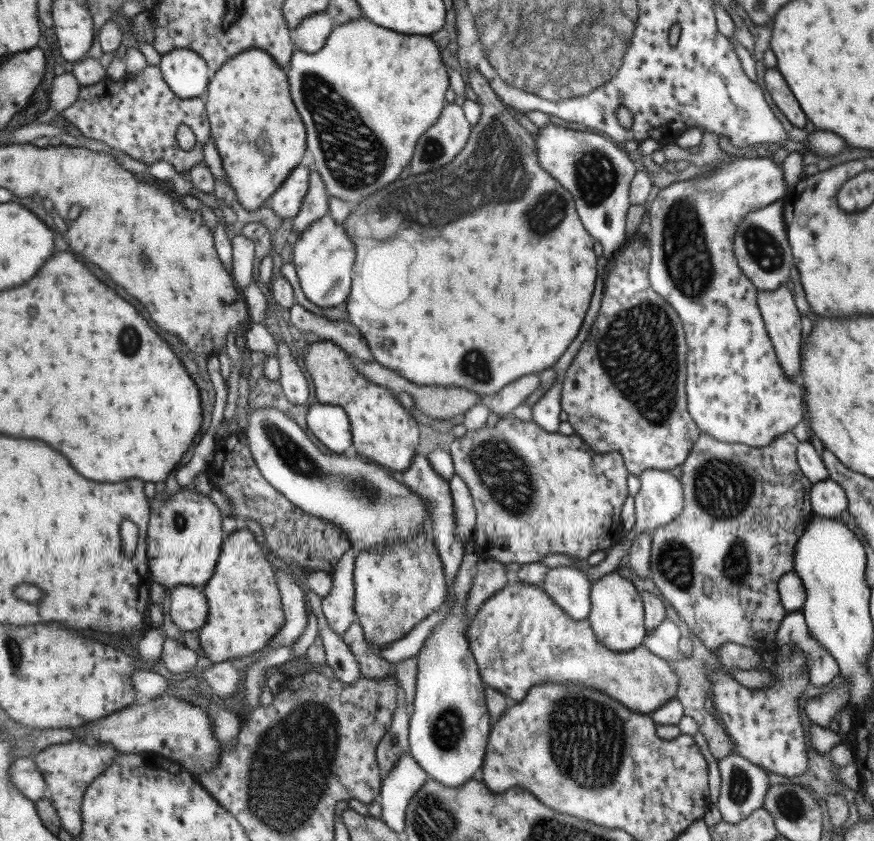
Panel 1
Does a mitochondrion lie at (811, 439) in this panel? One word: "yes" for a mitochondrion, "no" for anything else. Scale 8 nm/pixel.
no

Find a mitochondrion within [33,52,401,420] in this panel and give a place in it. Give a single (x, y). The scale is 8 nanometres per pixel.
(358, 166)

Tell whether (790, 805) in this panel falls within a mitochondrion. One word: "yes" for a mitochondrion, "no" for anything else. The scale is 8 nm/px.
yes

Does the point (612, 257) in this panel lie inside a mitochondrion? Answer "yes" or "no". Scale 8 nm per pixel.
no

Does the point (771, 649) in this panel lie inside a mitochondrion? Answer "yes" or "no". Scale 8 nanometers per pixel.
no

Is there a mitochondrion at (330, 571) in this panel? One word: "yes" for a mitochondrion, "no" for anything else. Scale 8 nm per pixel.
no

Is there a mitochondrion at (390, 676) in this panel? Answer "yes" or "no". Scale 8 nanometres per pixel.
no

